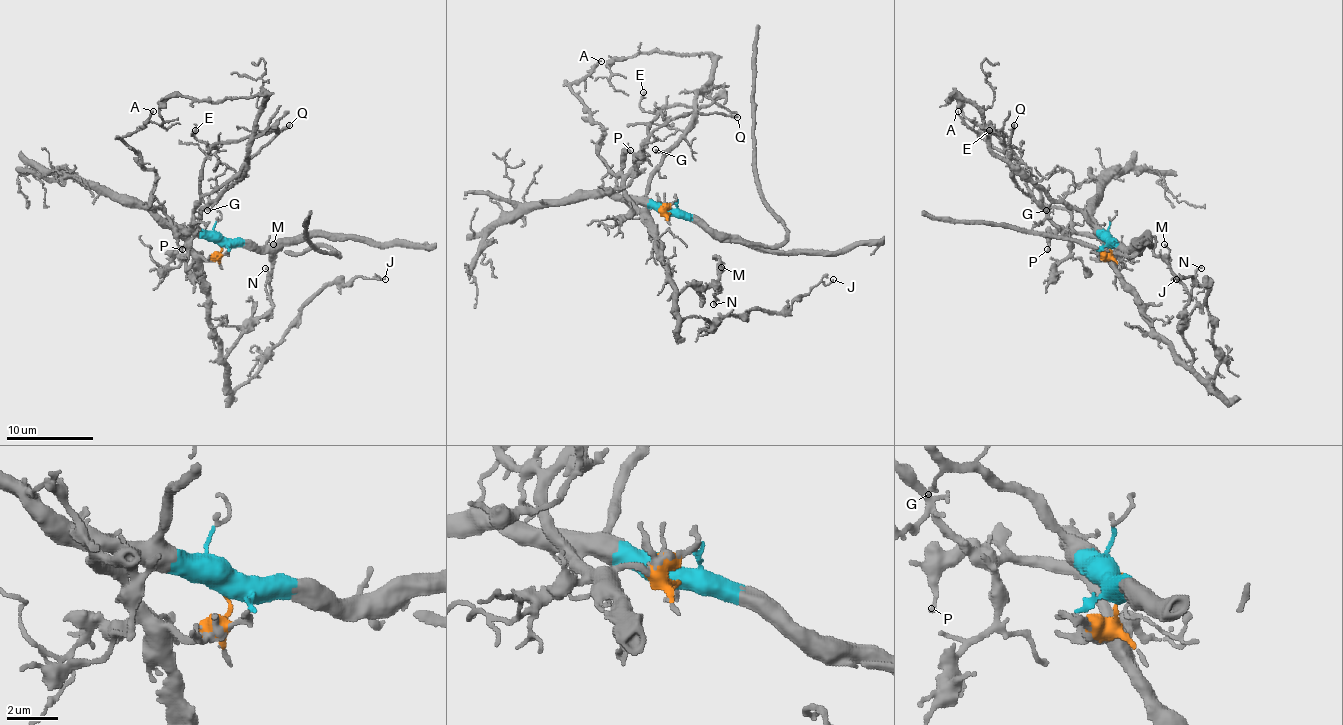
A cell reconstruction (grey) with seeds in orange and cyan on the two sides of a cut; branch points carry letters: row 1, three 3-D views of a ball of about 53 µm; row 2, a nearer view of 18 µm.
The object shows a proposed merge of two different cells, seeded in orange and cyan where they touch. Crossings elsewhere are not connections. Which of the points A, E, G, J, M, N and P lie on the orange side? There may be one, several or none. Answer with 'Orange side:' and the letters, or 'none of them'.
Orange side: A, E, J, M, N, P

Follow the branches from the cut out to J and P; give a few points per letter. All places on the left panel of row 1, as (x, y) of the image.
J: (219, 241), (219, 252), (202, 259), (200, 269), (206, 324), (232, 391), (328, 285), (384, 278)
P: (219, 241), (219, 252), (202, 259), (174, 228), (183, 250)

